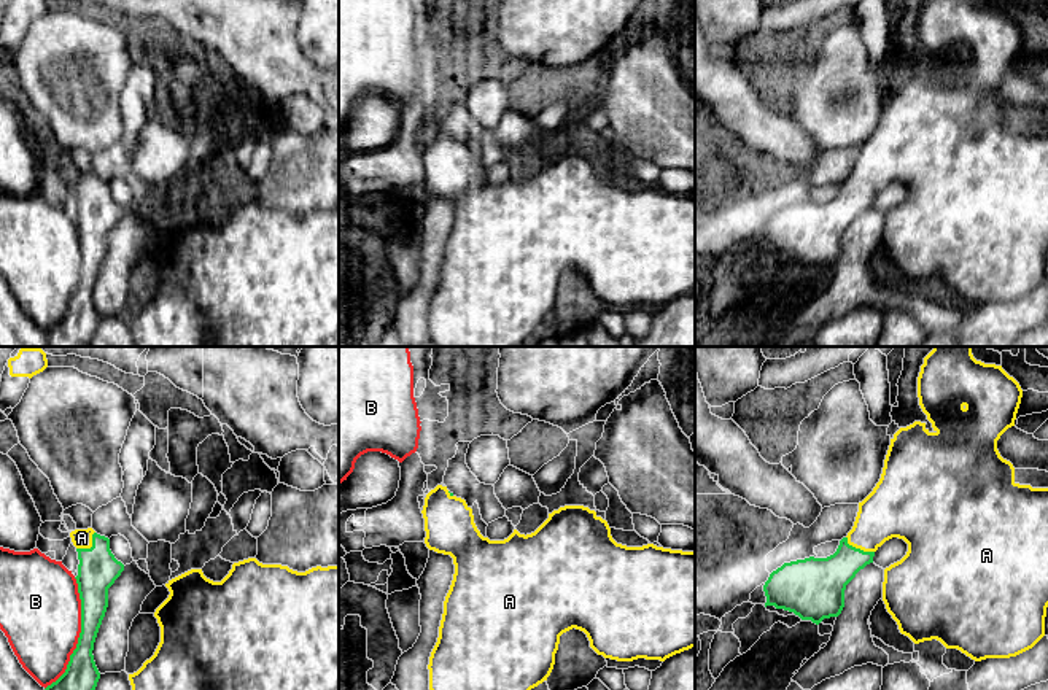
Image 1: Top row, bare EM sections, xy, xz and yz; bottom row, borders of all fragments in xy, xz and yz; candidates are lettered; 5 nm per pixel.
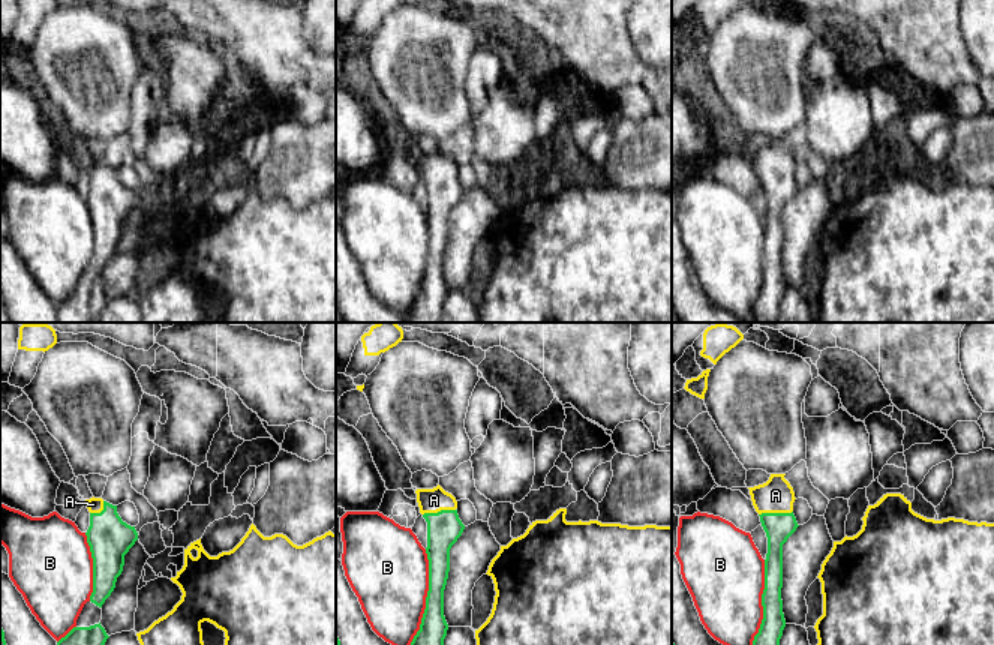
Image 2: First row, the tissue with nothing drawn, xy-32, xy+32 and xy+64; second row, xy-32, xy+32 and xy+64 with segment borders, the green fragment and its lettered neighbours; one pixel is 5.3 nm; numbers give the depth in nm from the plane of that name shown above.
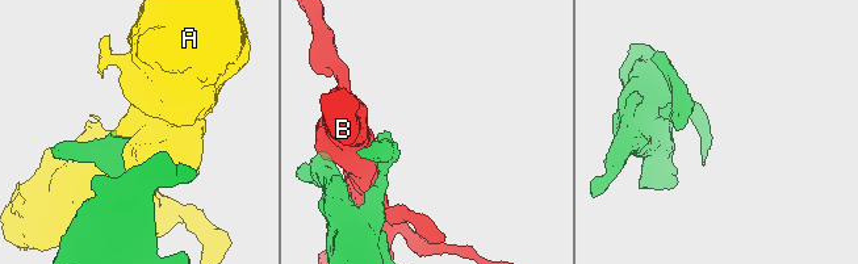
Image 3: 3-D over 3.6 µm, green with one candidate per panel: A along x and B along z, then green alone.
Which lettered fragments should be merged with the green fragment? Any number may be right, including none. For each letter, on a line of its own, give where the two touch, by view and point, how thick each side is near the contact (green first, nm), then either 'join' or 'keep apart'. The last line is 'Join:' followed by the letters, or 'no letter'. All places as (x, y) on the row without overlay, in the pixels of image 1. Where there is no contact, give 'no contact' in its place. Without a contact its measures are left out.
A: meets green in yz at (857, 193); 260 nm thick on the green side, 280 nm on the other; join
B: meets green in xy at (80, 279); 180 nm thick on the green side, 420 nm on the other; keep apart
Join: A

